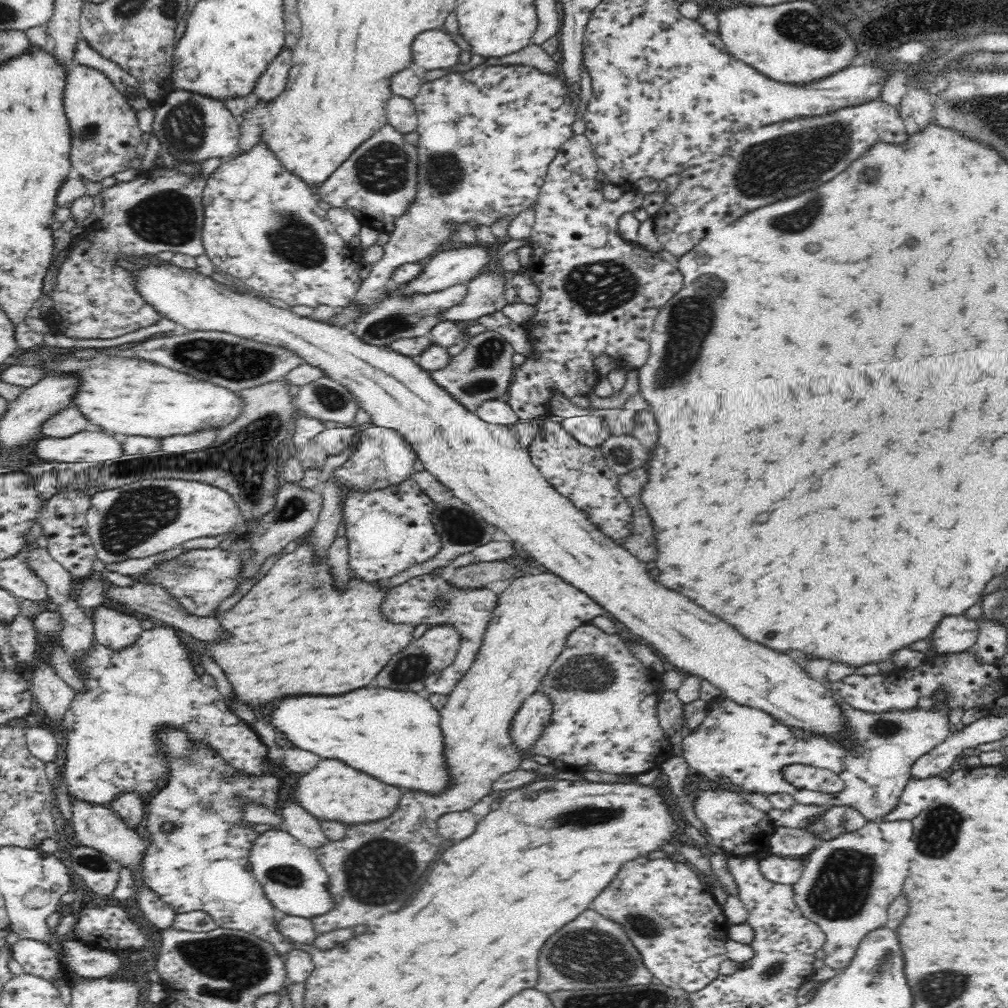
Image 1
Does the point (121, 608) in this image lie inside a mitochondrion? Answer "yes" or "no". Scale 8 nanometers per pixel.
no

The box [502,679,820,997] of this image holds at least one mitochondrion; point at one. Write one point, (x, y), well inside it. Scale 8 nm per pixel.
(602, 958)

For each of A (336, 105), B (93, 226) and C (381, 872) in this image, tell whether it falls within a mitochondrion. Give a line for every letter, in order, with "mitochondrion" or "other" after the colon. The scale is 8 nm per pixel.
A: other
B: other
C: mitochondrion

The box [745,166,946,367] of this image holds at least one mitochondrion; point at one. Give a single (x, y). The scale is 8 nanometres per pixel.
(800, 220)

